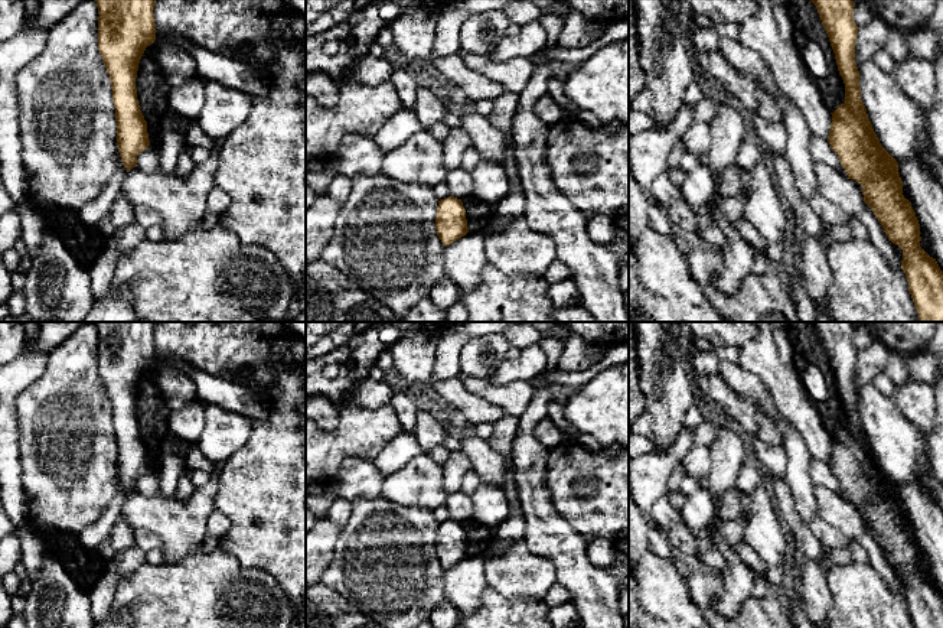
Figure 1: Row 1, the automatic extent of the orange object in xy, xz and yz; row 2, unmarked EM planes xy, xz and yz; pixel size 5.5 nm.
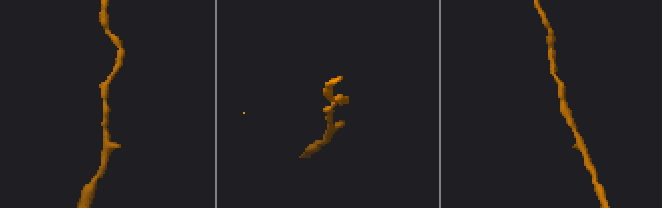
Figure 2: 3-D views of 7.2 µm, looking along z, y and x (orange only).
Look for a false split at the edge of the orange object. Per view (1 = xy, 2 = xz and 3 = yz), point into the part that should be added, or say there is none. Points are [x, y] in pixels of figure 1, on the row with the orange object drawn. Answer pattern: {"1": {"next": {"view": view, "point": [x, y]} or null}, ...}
{"1": {"next": null}, "2": {"next": null}, "3": {"next": null}}

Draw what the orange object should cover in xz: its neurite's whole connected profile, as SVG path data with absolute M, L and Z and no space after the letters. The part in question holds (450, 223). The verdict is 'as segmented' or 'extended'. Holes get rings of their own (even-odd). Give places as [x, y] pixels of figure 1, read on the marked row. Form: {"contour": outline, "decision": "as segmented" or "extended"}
{"contour": "M448 196L438 201L435 217L437 235L443 245L450 245L469 232L461 199Z", "decision": "as segmented"}

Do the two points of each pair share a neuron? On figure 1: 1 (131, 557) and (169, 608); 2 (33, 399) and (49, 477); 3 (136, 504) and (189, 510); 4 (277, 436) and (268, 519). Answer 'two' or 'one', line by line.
1: two
2: one
3: one
4: one

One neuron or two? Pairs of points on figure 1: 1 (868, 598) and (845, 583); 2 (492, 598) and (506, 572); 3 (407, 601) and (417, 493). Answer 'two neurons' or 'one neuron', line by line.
1: one neuron
2: two neurons
3: two neurons

